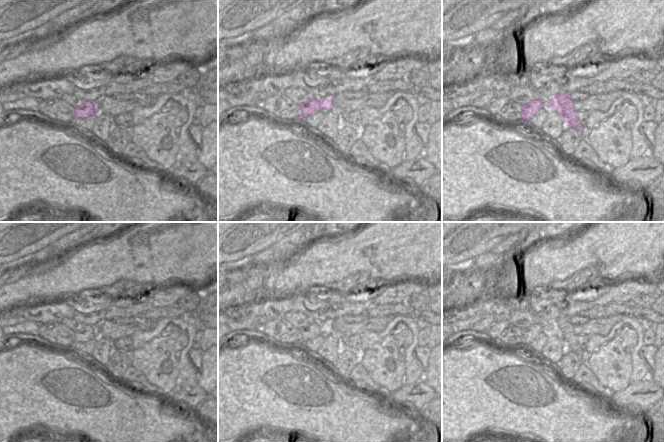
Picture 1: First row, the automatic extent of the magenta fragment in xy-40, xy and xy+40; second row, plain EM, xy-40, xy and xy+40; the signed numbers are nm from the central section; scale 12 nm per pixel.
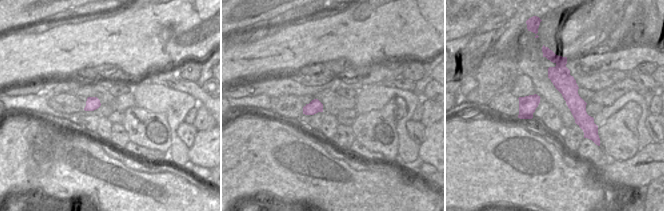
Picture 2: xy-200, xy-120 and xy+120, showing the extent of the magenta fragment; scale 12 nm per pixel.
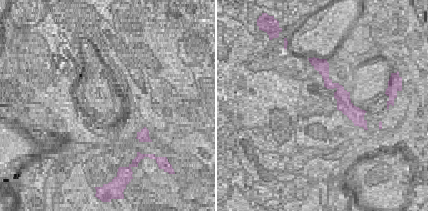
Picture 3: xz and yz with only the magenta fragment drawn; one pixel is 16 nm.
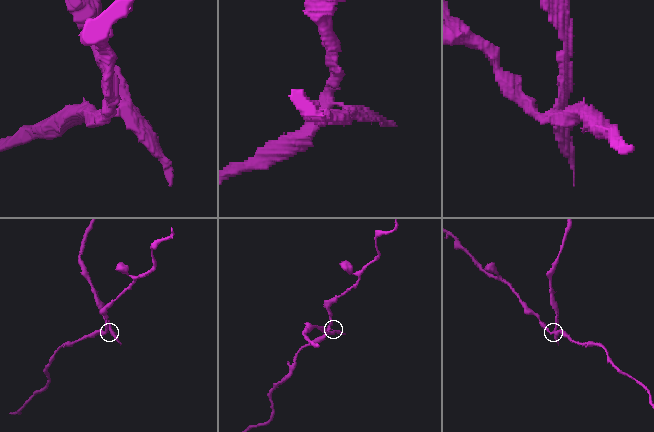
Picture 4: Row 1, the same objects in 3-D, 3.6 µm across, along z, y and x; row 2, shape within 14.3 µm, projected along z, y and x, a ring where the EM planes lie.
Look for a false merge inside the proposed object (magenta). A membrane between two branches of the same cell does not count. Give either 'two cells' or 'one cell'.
two cells

